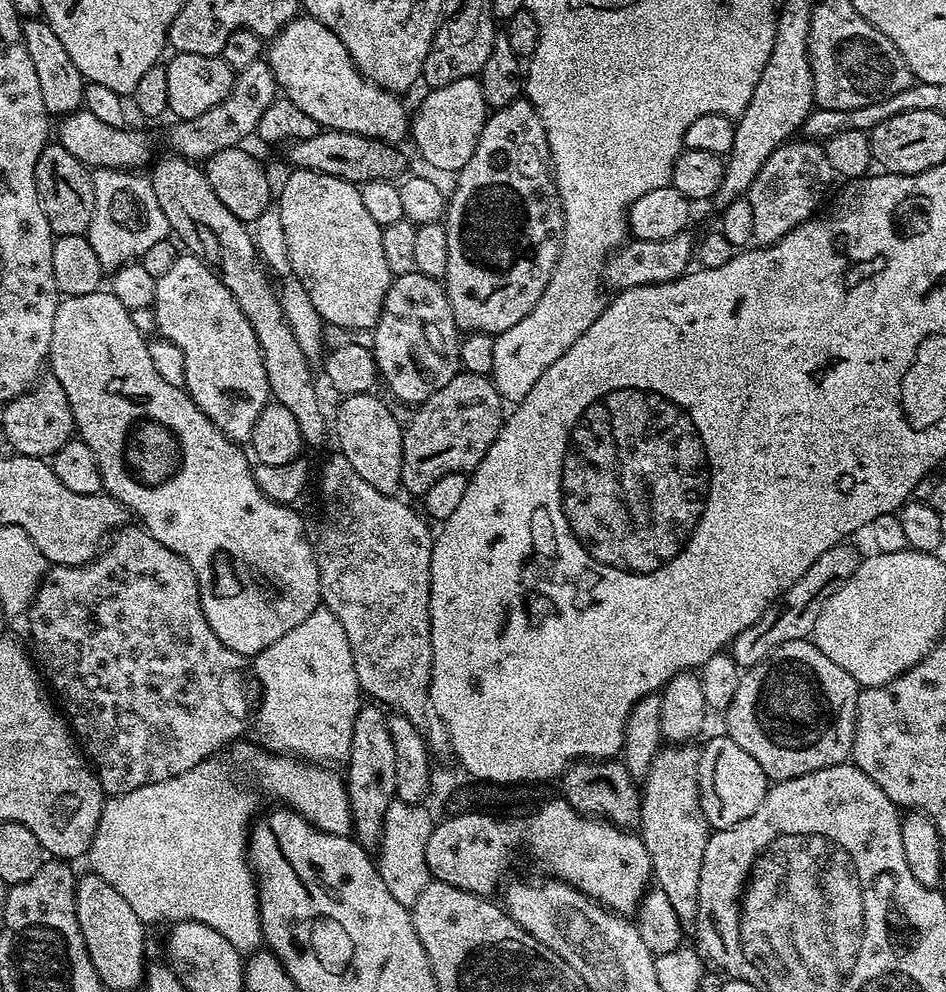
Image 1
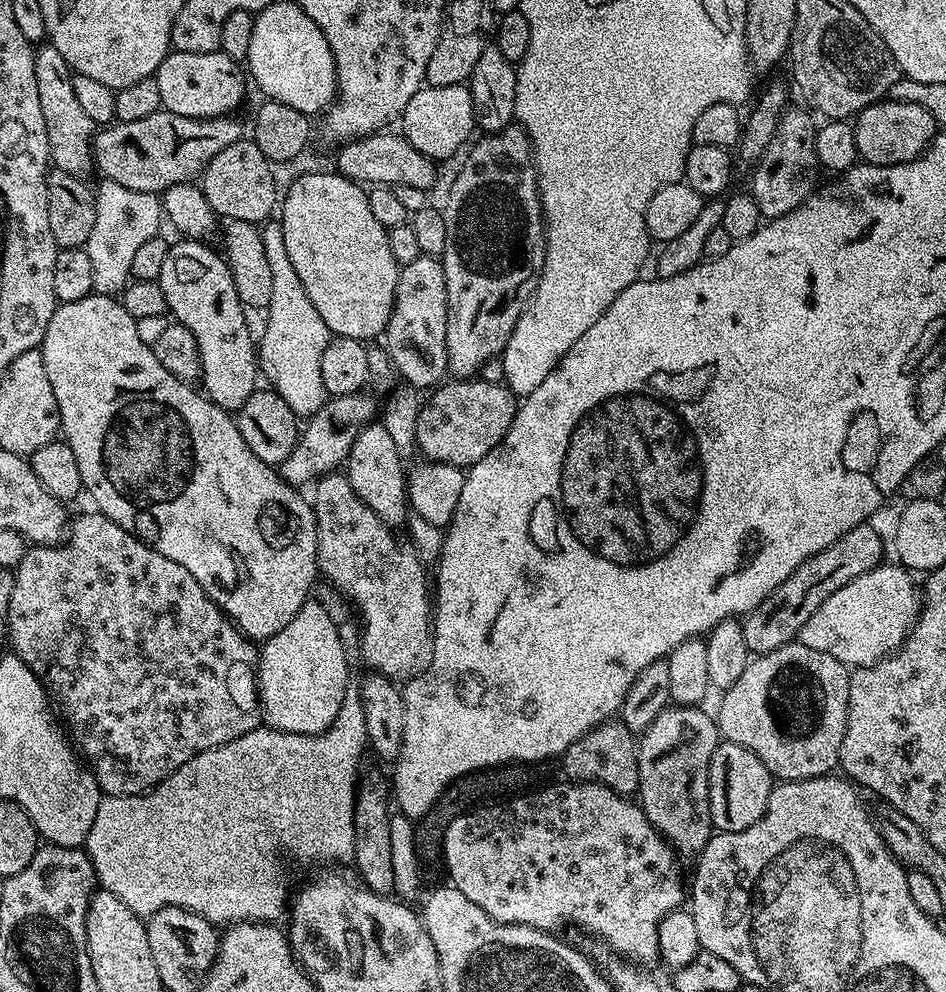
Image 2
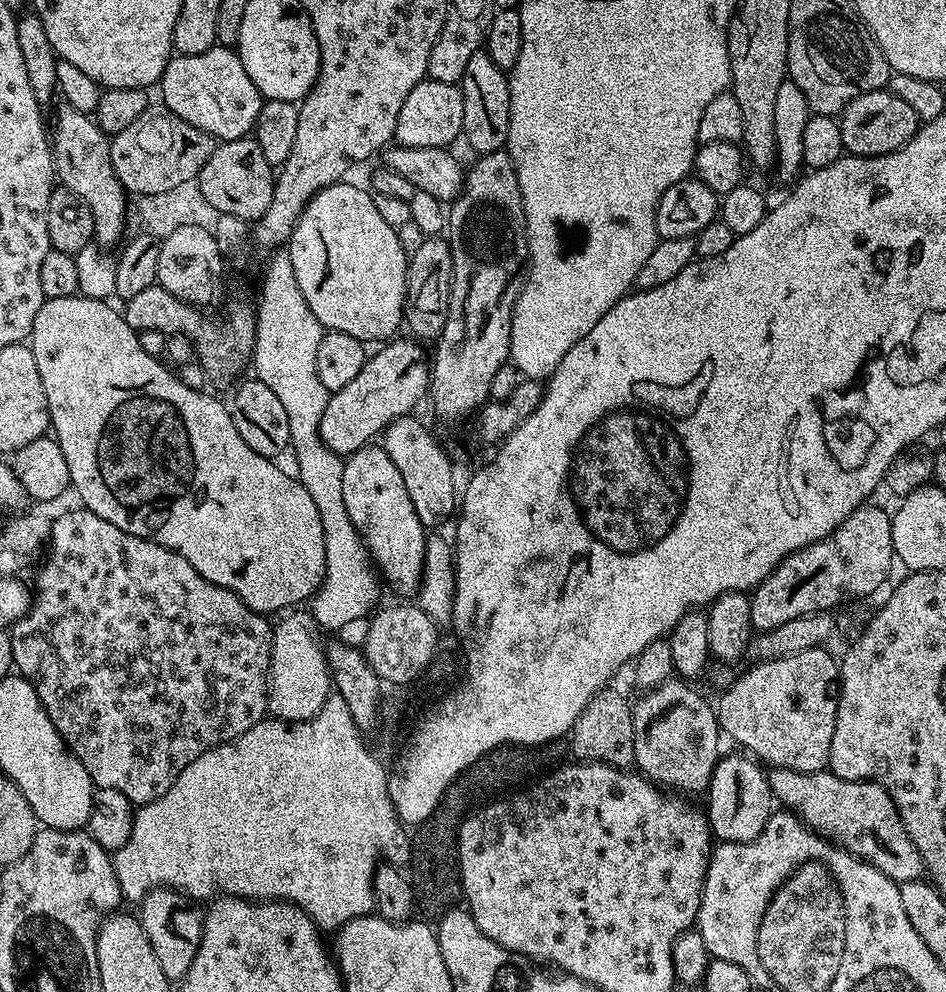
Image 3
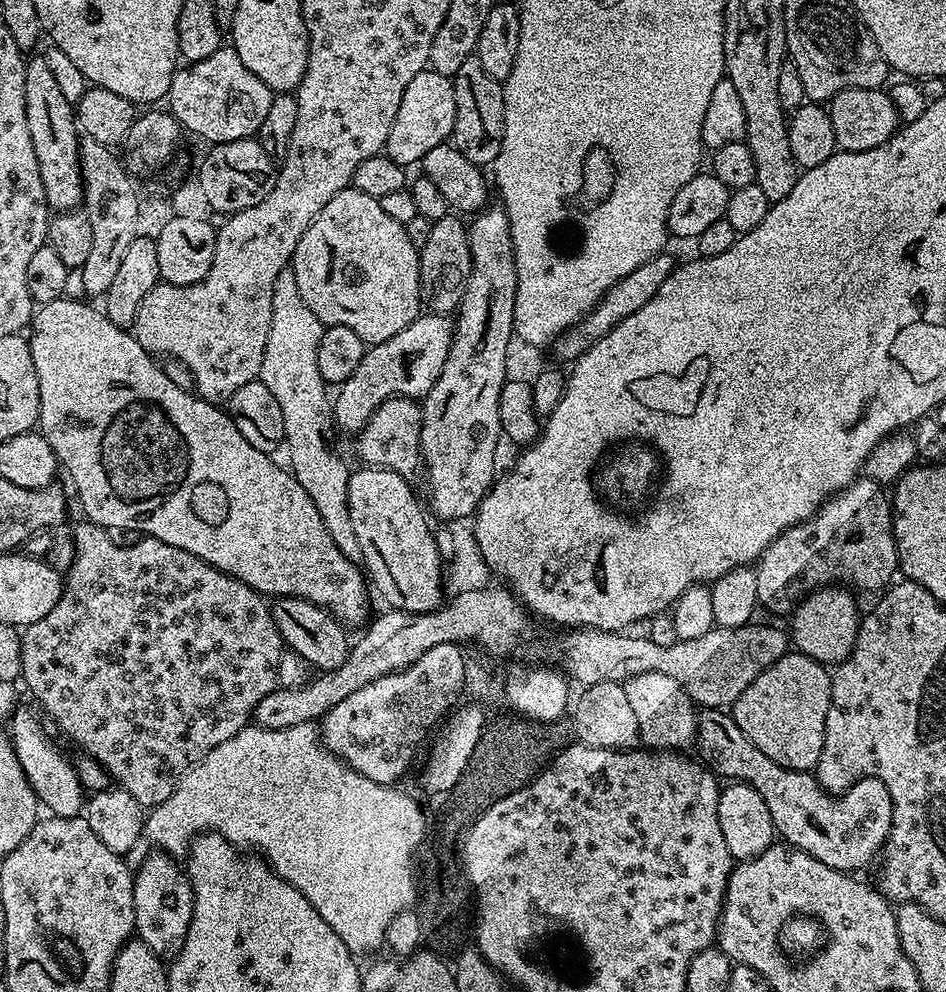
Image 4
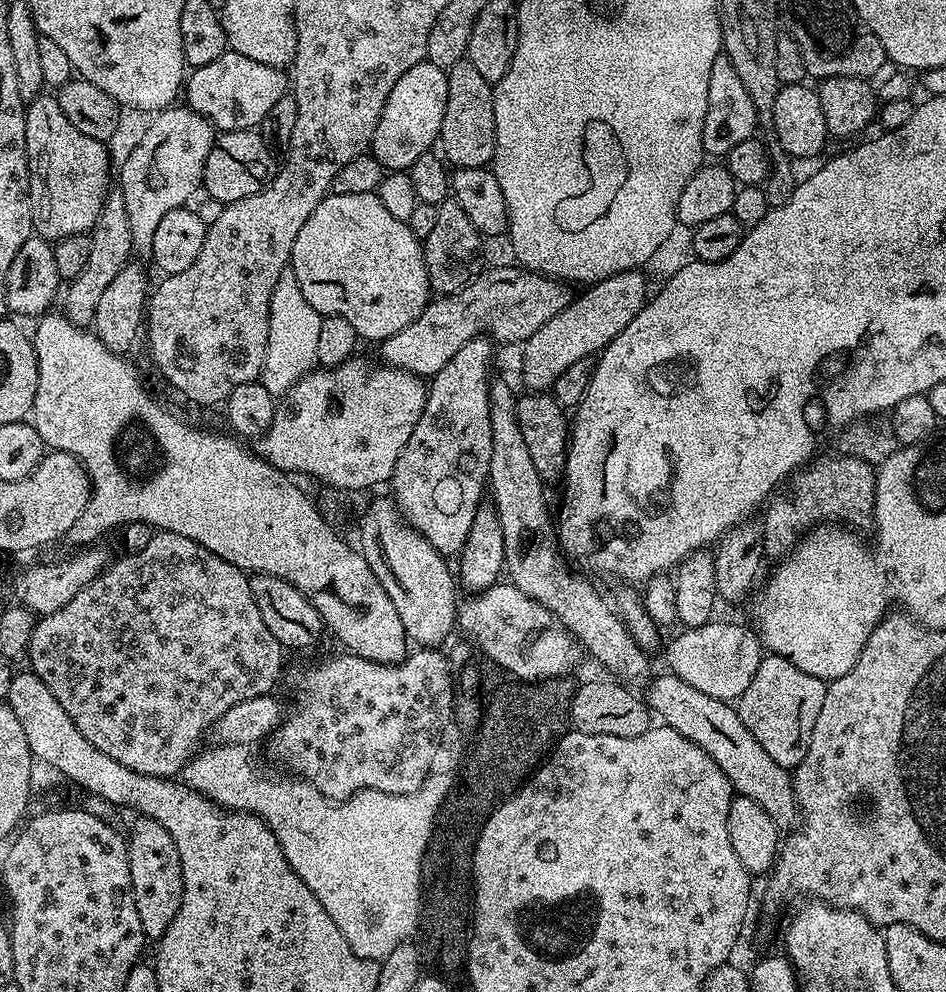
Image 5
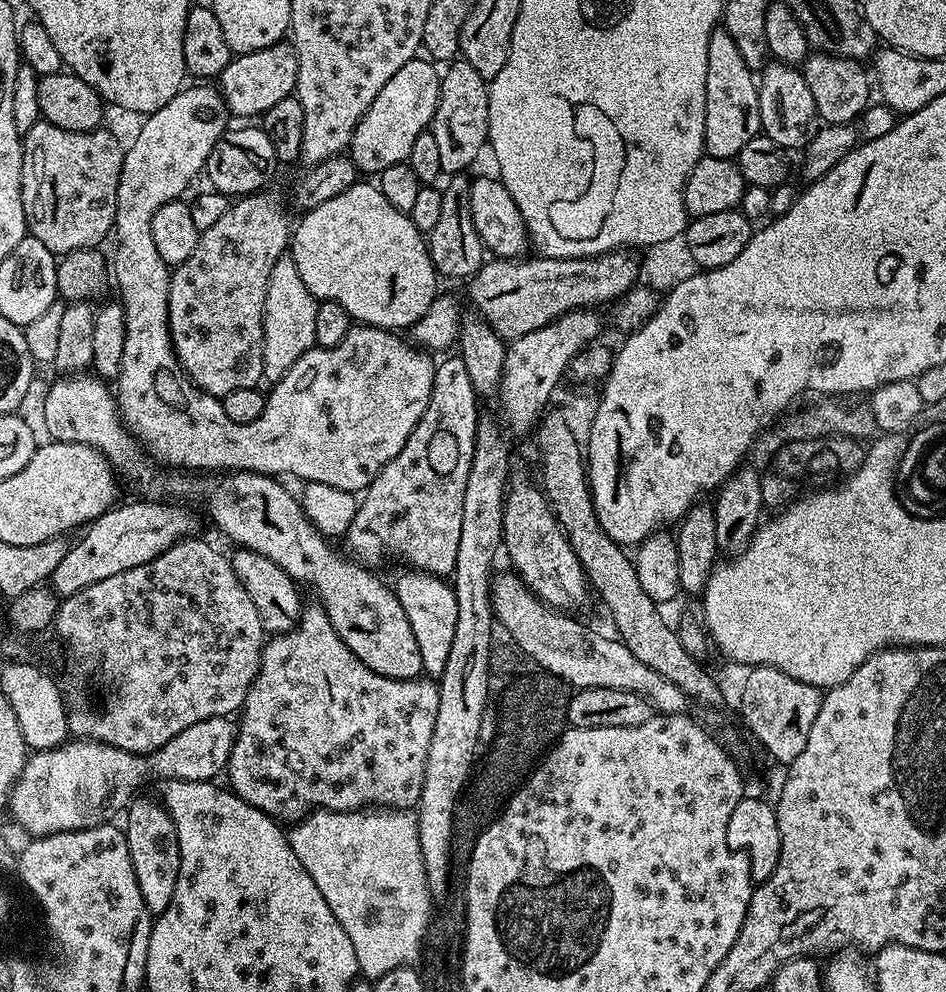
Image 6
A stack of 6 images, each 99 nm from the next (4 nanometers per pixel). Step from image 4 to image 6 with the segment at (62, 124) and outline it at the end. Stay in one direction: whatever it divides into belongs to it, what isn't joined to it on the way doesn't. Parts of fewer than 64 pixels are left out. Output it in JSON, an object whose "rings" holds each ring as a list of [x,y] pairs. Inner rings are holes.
{"rings":[[[41,118],[30,130],[23,133],[24,157],[22,158],[22,206],[26,210],[26,222],[30,235],[38,238],[46,250],[59,258],[74,250],[94,248],[109,239],[116,223],[116,199],[118,178],[122,174],[125,145],[112,132],[75,132],[62,130]]]}

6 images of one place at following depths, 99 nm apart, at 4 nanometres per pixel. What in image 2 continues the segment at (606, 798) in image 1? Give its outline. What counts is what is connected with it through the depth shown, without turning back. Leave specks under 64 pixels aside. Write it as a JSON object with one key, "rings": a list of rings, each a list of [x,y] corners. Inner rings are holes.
{"rings":[[[619,719],[605,720],[564,751],[562,763],[564,772],[568,775],[565,777],[581,784],[601,784],[617,792],[619,796],[631,797],[640,786],[637,747],[634,734],[626,730],[626,726]]]}

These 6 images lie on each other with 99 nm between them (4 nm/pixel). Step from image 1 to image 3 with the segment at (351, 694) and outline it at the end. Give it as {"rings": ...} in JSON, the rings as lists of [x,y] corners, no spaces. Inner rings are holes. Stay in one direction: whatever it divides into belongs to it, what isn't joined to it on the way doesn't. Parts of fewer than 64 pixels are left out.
{"rings":[[[293,611],[293,616],[285,615],[279,625],[275,625],[272,634],[272,653],[268,667],[268,712],[278,720],[309,720],[322,710],[328,693],[333,691],[332,670],[328,667],[328,654],[325,645],[320,645],[317,629],[307,611]]]}

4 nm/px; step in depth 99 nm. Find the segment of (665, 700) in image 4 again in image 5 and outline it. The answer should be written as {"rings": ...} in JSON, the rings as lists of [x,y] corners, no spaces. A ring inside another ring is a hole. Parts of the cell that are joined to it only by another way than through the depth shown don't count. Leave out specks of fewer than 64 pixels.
{"rings":[[[496,379],[489,383],[488,393],[492,449],[486,484],[490,496],[492,492],[491,503],[502,522],[507,579],[531,600],[546,606],[552,617],[580,641],[587,655],[589,652],[606,671],[613,672],[608,674],[617,681],[632,686],[636,686],[639,680],[647,681],[649,653],[636,645],[613,605],[604,604],[603,598],[579,576],[579,571],[576,573],[568,569],[570,564],[558,543],[553,513],[552,516],[548,513],[548,500],[544,497],[546,482],[534,467],[530,450],[526,450],[522,430],[518,430],[517,393],[512,393],[506,381]]]}

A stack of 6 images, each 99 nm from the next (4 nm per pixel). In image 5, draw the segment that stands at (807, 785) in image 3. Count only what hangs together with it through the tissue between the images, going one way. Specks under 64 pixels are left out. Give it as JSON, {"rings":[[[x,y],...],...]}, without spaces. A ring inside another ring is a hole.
{"rings":[[[663,675],[647,685],[646,703],[649,709],[655,715],[657,712],[667,727],[678,730],[682,738],[690,738],[690,742],[702,746],[702,750],[706,750],[706,754],[710,754],[710,758],[718,762],[718,770],[722,770],[722,774],[730,778],[730,786],[736,796],[745,796],[758,802],[758,806],[762,806],[762,810],[770,814],[777,829],[791,829],[798,820],[792,772],[778,766],[778,762],[774,762],[774,758],[770,758],[770,754],[762,750],[758,738],[754,738],[750,730],[746,730],[739,711],[729,701],[710,698],[710,694],[694,690],[690,682],[682,682],[682,678],[677,676]]]}

